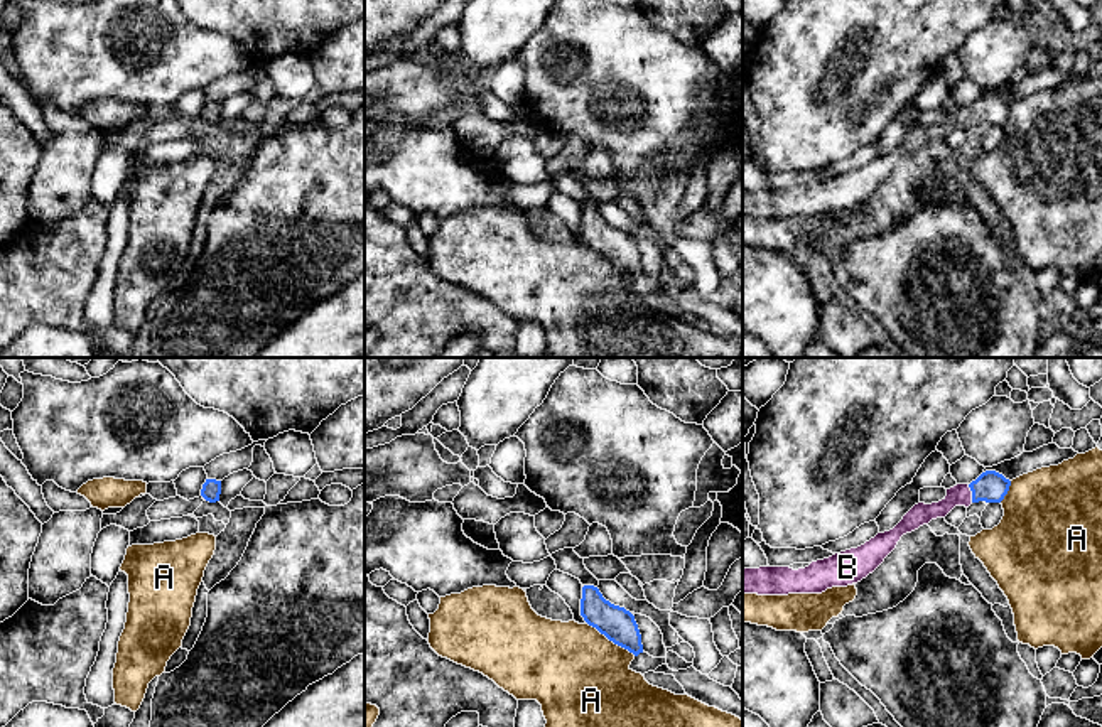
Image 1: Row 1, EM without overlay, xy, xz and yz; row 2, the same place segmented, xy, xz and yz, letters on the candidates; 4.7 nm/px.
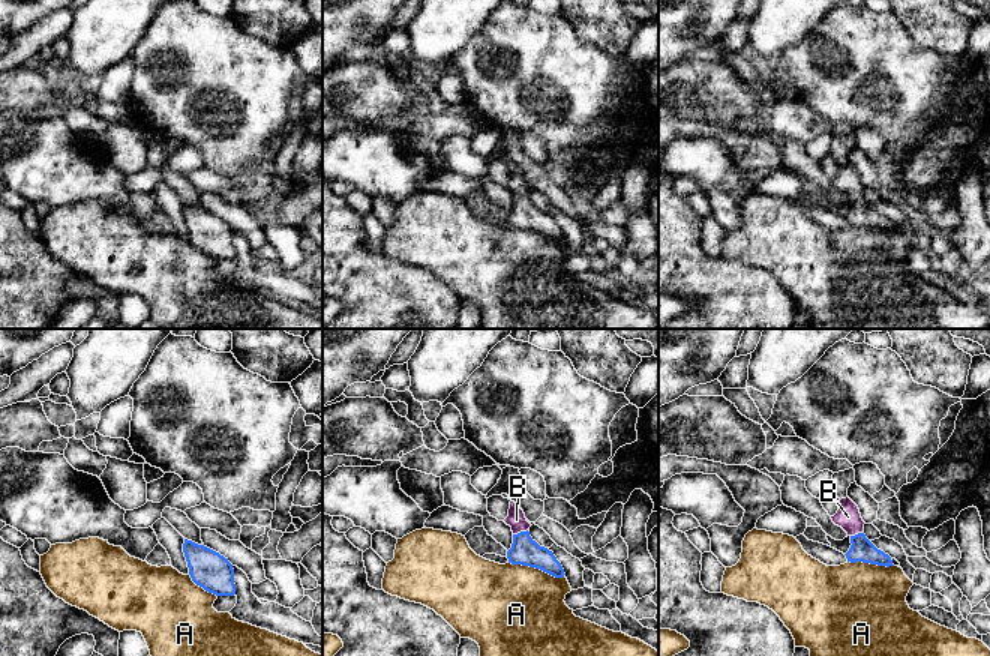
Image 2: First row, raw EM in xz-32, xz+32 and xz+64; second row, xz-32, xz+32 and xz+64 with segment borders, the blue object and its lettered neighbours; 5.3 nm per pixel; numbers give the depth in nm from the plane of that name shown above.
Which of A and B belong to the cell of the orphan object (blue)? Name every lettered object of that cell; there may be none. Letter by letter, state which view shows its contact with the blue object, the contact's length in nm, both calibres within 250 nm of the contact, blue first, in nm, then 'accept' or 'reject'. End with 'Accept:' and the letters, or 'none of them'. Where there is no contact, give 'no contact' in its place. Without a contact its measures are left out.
A: xz | 280 nm | 160/460 nm | reject
B: yz | 90 nm | 150/110 nm | accept
Accept: B

